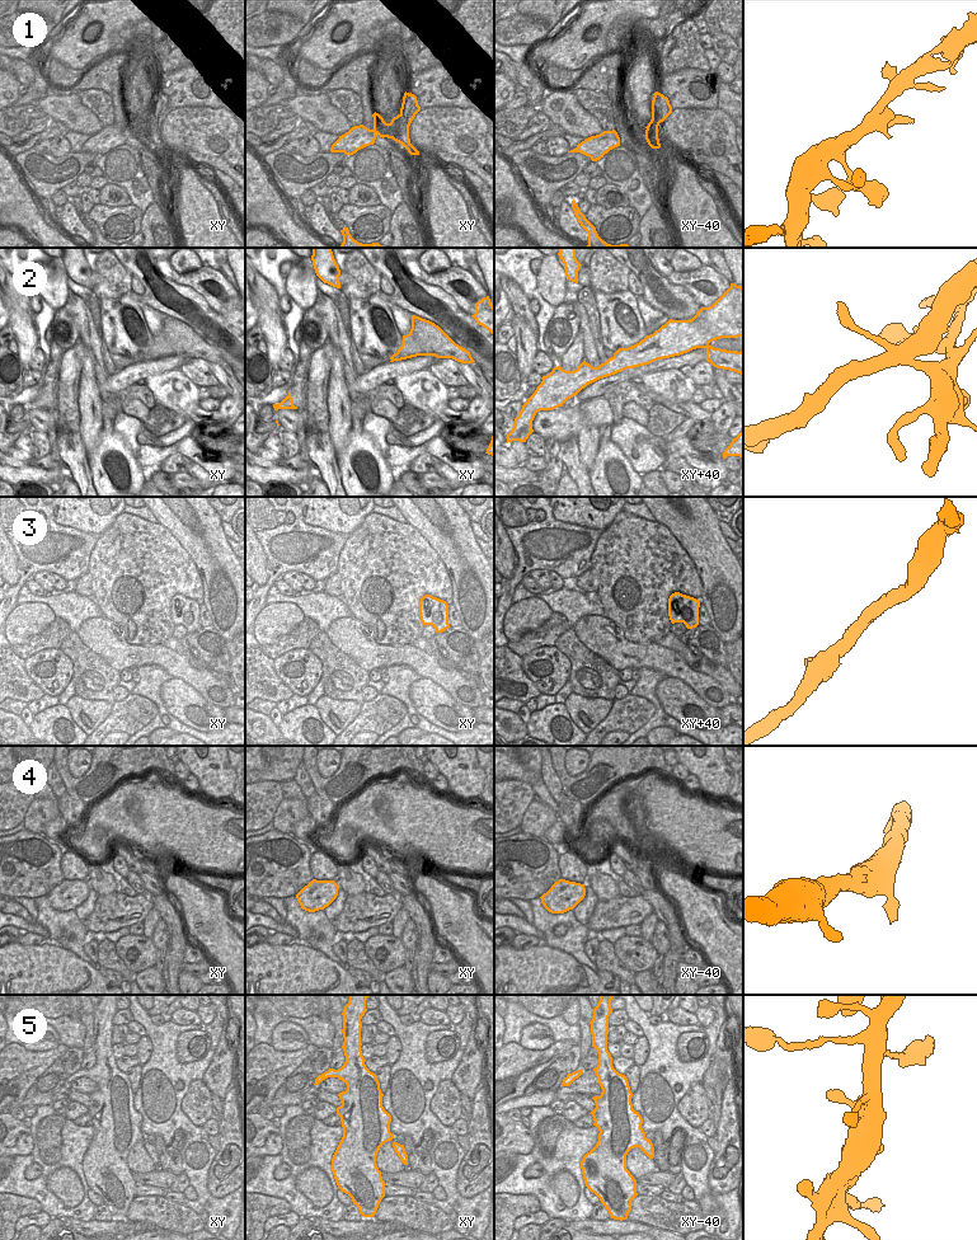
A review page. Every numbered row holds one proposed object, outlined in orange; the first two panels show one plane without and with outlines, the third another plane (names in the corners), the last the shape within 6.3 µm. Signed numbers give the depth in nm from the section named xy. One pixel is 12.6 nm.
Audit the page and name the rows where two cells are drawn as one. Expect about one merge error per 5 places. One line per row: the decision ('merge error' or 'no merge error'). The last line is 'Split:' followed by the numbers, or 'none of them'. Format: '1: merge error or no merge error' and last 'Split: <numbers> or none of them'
1: no merge error
2: merge error
3: no merge error
4: no merge error
5: no merge error
Split: 2

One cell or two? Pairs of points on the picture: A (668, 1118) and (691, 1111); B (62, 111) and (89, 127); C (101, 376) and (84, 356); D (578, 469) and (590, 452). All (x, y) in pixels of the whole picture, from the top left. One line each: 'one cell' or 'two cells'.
A: two cells
B: one cell
C: two cells
D: two cells

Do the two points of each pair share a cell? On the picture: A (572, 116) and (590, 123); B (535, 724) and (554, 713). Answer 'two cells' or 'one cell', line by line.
A: one cell
B: one cell

